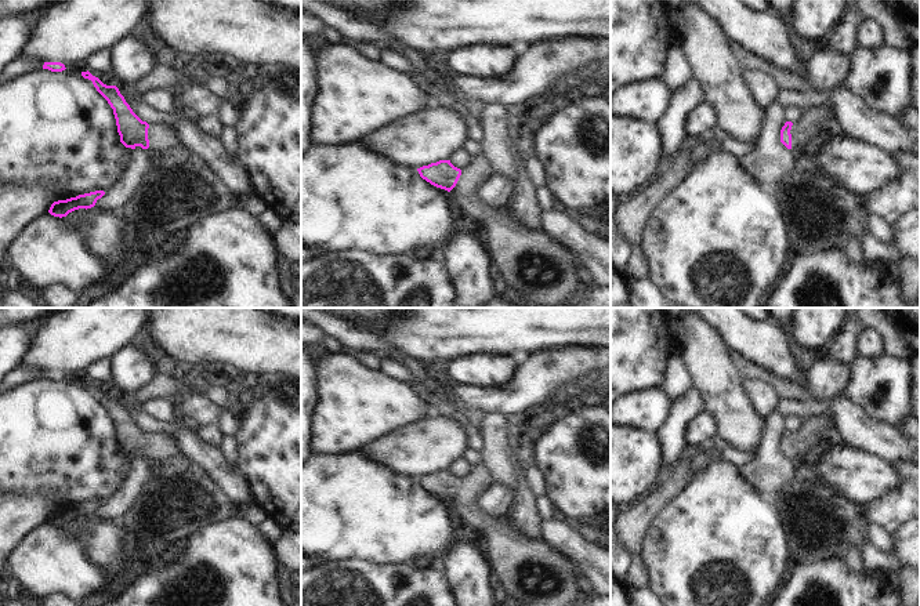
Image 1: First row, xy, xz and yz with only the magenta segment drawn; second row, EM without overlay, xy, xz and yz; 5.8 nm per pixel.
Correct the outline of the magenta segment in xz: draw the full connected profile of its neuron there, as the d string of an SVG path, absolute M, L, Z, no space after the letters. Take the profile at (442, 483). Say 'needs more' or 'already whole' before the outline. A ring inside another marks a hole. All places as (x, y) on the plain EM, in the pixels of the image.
needs more; M483 462L464 478L439 469L417 478L431 494L450 502L453 515L486 536L486 556L499 589L521 606L577 606L591 594L577 563L547 541L519 534L511 520L495 519L478 508L478 497L495 479Z

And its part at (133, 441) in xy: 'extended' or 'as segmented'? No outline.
extended

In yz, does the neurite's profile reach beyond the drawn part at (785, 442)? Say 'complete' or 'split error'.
split error

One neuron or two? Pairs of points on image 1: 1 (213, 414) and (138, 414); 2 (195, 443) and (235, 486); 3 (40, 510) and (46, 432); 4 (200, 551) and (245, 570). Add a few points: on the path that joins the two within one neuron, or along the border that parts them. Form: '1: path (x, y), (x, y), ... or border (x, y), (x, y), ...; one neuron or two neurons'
1: border (183, 418), (194, 427); two neurons
2: path (206, 454), (227, 475); one neuron
3: border (14, 492), (43, 496), (57, 508); two neurons
4: path (212, 562), (220, 570), (234, 570); one neuron

